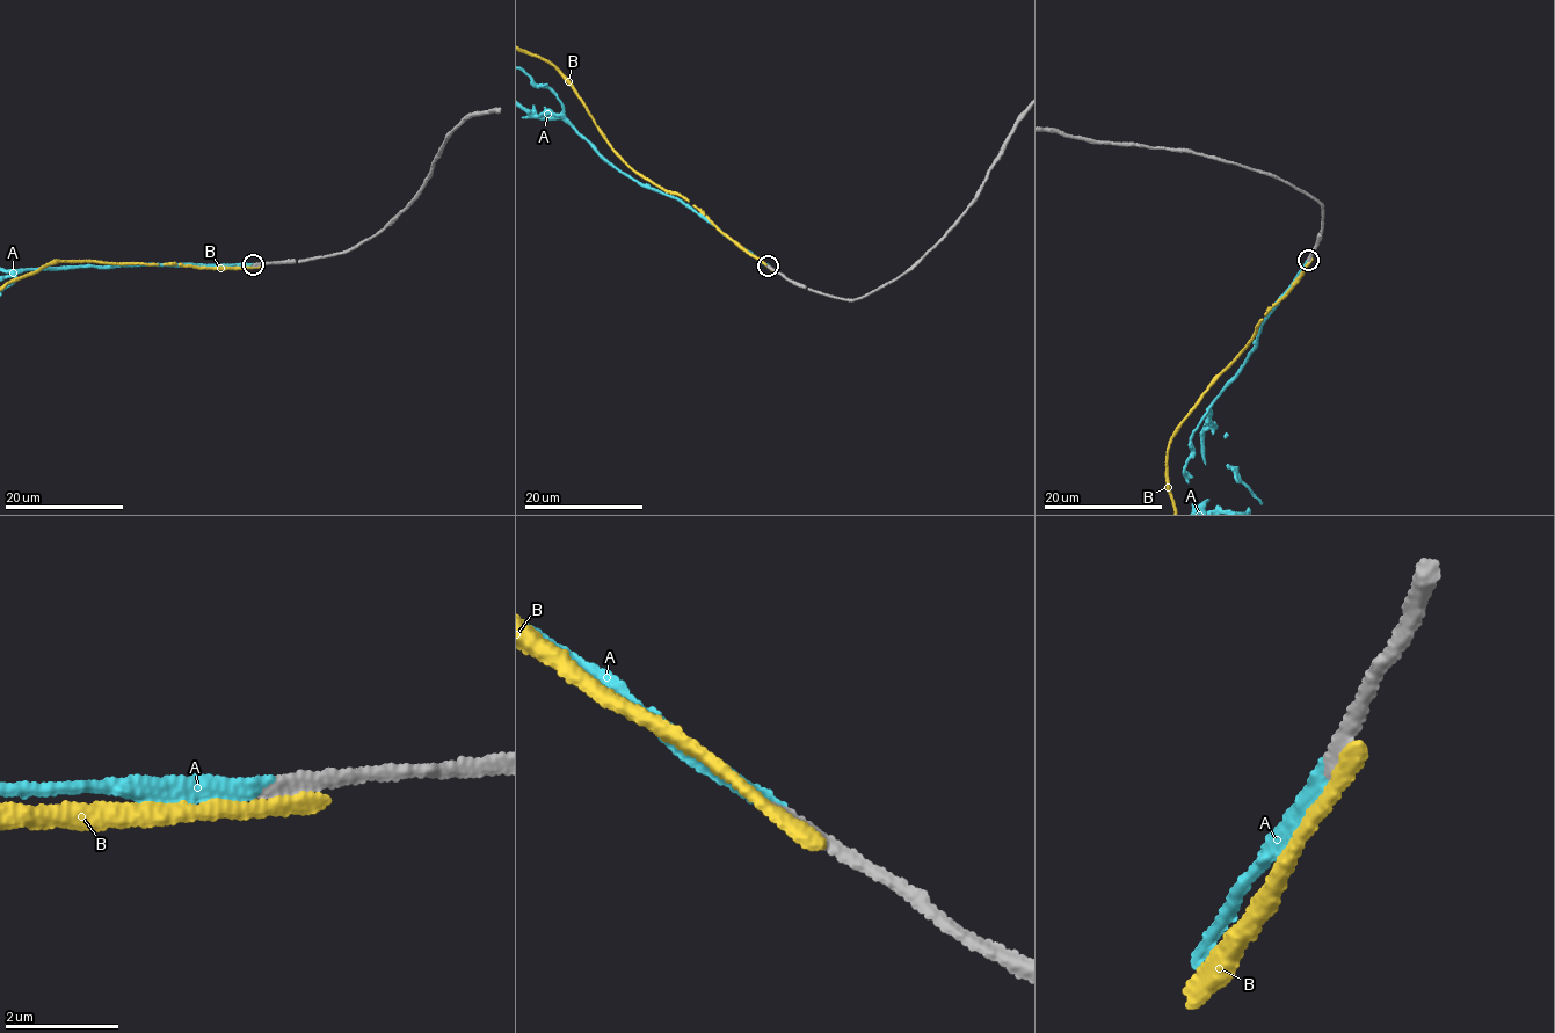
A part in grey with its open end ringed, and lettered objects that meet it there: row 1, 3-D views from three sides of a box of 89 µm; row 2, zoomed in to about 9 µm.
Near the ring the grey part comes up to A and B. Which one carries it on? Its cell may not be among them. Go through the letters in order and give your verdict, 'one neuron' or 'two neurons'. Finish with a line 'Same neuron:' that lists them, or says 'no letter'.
A: one neuron
B: two neurons
Same neuron: A

